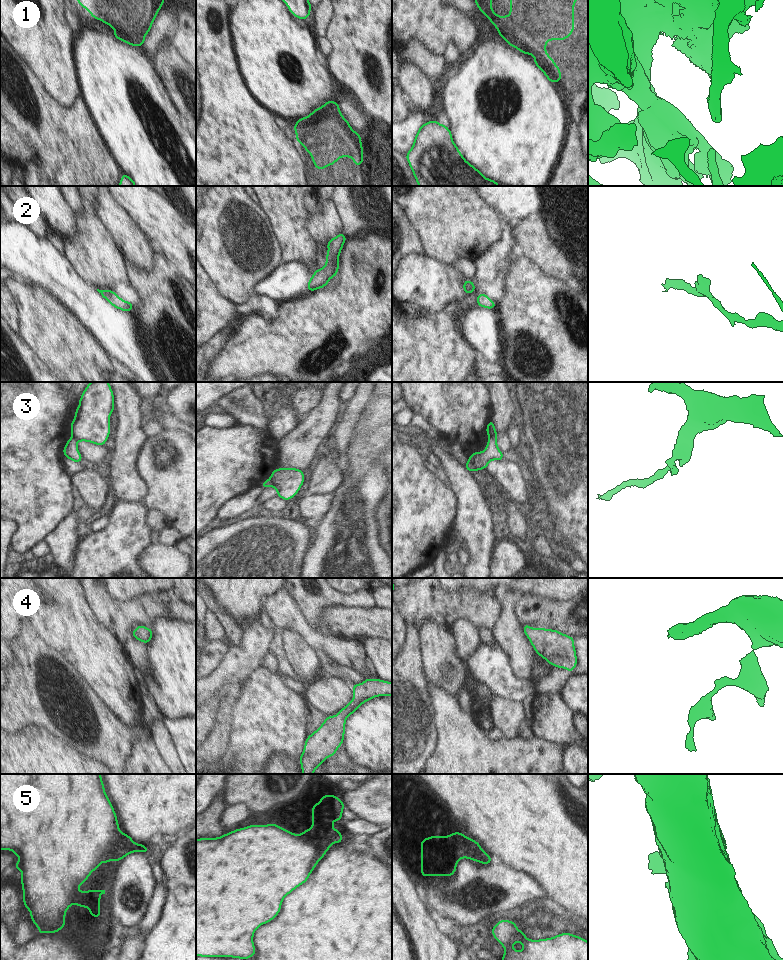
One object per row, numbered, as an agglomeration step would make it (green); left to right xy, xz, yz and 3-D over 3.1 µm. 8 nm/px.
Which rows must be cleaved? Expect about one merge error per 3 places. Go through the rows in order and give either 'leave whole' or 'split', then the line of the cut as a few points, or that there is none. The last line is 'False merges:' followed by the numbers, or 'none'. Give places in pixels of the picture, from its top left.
1: leave whole; cut none
2: leave whole; cut none
3: split; cut yz (496, 436), (489, 438)
4: leave whole; cut none
5: split; cut yz (449, 836), (460, 844), (461, 857)
False merges: 3, 5

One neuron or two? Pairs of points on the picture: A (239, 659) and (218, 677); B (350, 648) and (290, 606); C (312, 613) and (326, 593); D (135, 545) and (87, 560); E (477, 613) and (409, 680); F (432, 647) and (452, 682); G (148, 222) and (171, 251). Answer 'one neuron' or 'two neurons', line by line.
A: one neuron
B: one neuron
C: one neuron
D: one neuron
E: one neuron
F: one neuron
G: one neuron

